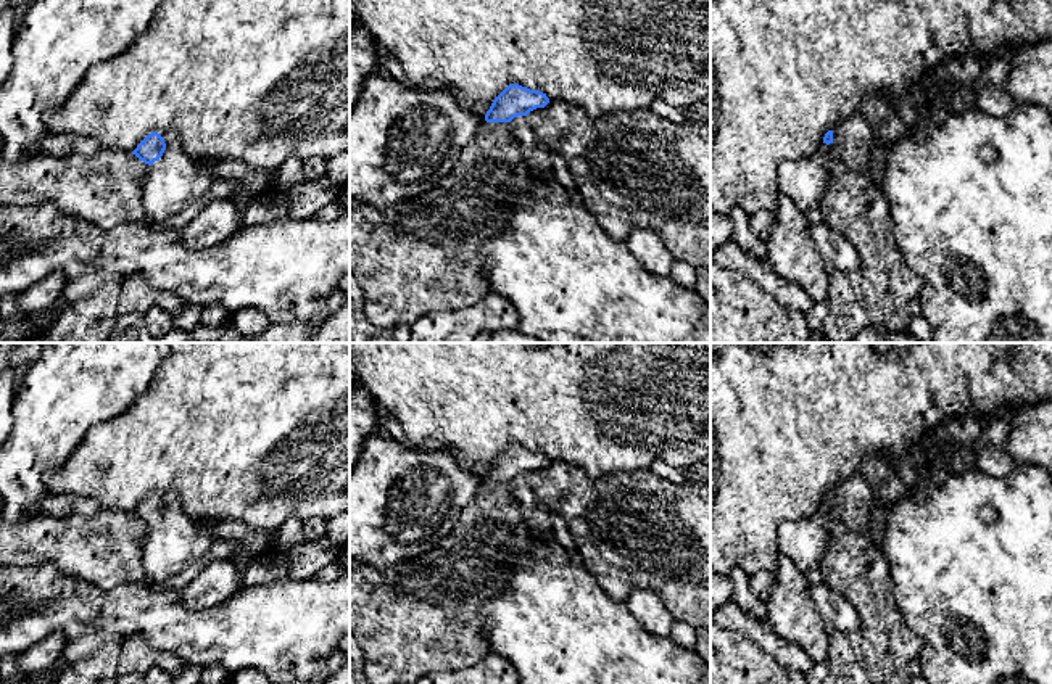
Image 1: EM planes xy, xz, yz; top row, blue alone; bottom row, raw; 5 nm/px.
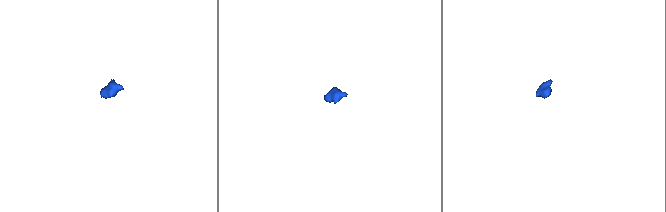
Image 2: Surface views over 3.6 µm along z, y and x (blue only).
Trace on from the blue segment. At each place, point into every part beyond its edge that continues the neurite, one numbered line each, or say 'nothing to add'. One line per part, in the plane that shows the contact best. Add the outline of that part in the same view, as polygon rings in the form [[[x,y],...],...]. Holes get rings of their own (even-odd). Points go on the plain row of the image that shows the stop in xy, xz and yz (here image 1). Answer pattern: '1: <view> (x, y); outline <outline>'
1: xy (174, 541); outline [[[171,502],[150,526],[143,546],[145,571],[153,583],[161,584],[200,560],[214,542],[208,529],[188,517],[179,502]]]
2: xz (422, 615); outline [[[480,483],[475,497],[462,509],[453,531],[419,557],[387,568],[350,567],[350,632],[359,644],[362,671],[371,684],[416,684],[435,671],[459,671],[477,665],[488,652],[483,634],[483,604],[506,592],[512,568],[535,547],[535,531],[516,502],[511,483]]]

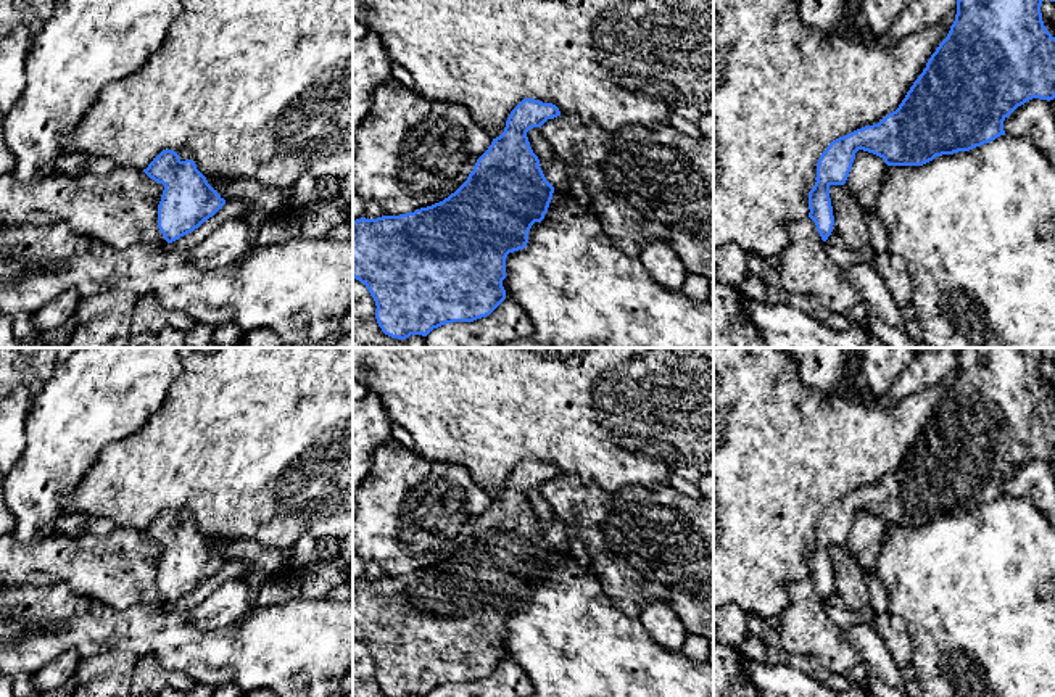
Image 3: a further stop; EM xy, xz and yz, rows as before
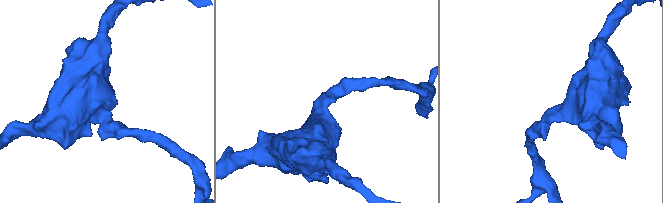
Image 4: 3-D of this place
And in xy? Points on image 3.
nothing to add

